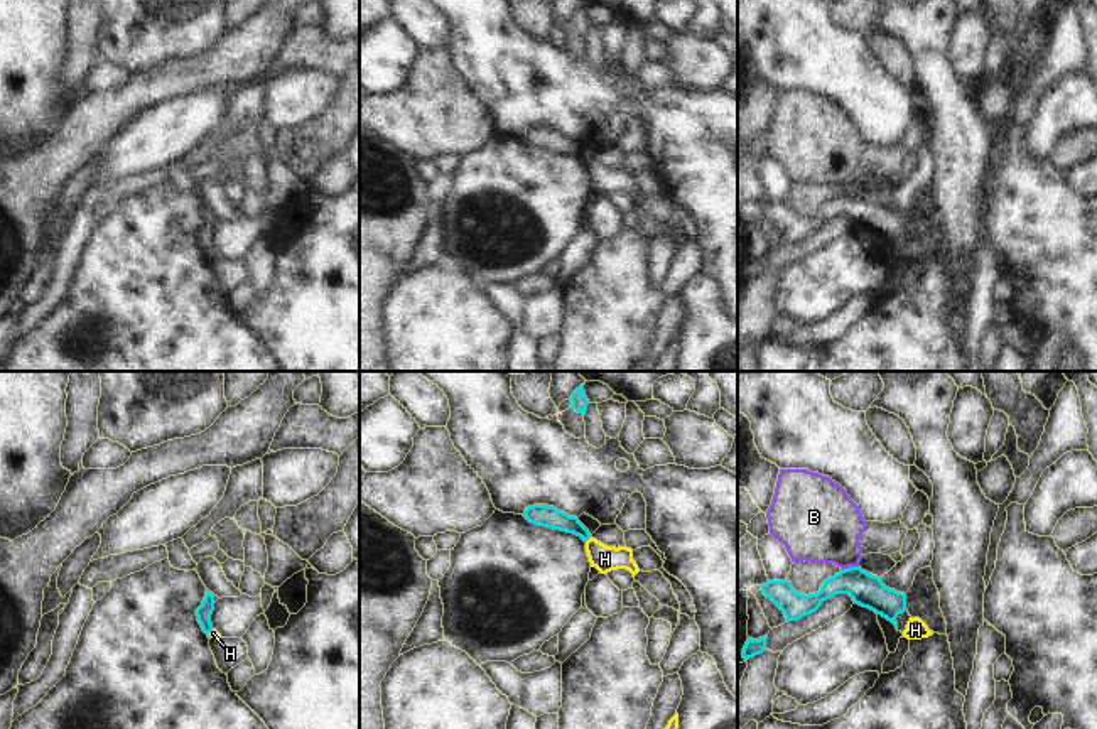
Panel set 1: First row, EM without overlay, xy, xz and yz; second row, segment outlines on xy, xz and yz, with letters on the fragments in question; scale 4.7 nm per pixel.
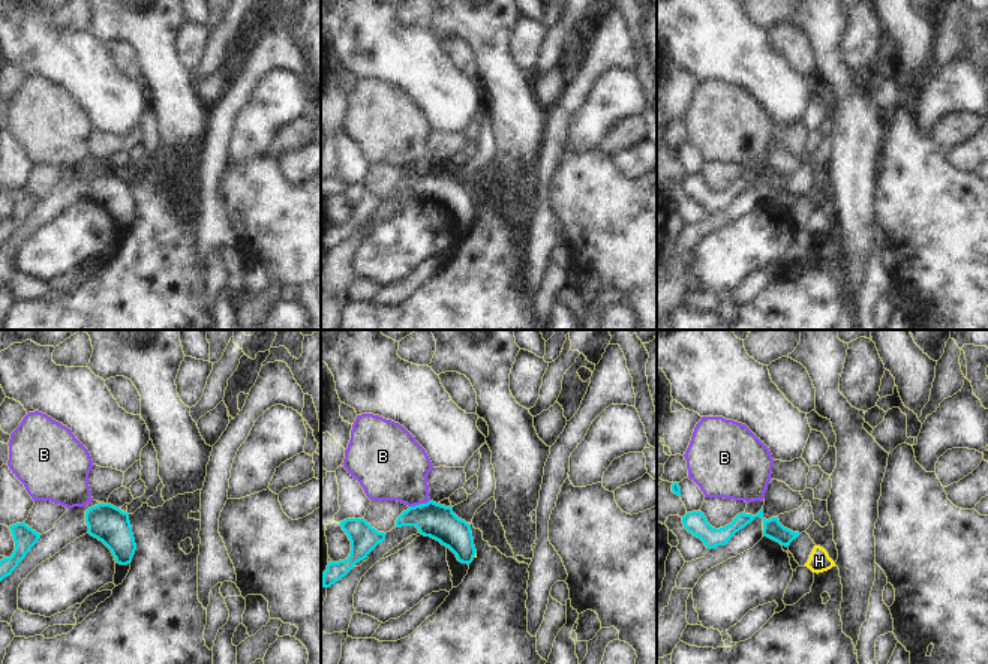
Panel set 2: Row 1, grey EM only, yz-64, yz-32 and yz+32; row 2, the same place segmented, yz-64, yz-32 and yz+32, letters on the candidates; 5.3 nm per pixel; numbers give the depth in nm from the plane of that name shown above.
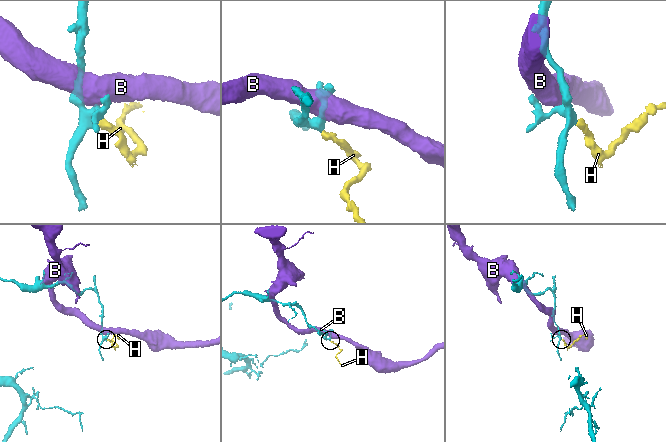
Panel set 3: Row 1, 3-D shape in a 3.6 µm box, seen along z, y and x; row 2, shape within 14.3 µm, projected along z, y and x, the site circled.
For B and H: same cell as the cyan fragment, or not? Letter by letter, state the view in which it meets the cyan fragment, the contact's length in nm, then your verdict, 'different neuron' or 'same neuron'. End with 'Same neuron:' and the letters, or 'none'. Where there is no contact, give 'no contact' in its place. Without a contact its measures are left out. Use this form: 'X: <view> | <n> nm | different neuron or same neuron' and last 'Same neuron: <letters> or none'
B: yz | 80 nm | different neuron
H: xz | 40 nm | different neuron
Same neuron: none

